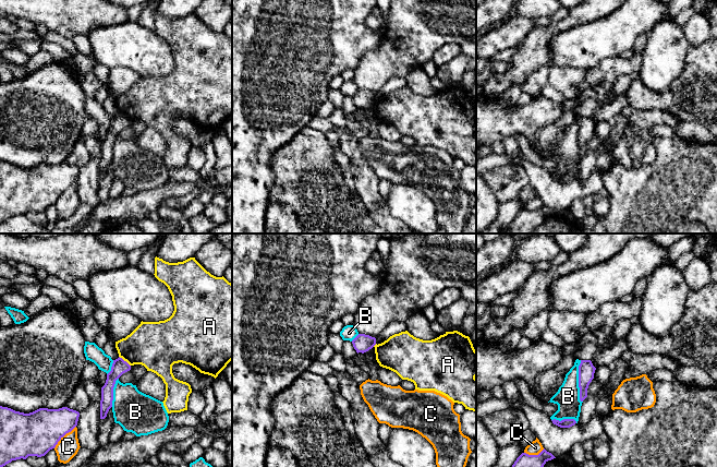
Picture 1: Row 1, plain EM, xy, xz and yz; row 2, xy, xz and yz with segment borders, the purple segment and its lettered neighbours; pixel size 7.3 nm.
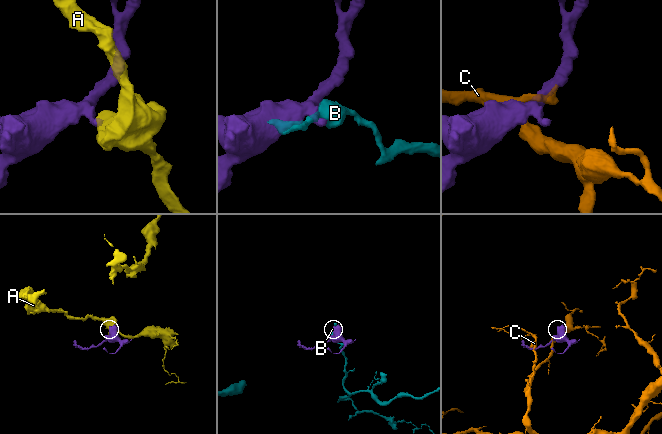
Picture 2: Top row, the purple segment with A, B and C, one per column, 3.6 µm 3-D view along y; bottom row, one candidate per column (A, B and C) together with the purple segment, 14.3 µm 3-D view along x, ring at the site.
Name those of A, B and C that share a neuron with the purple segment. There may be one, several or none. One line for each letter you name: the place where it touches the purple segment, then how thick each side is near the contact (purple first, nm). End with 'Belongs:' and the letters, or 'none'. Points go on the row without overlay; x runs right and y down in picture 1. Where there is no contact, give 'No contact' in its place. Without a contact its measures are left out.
Belongs: none

